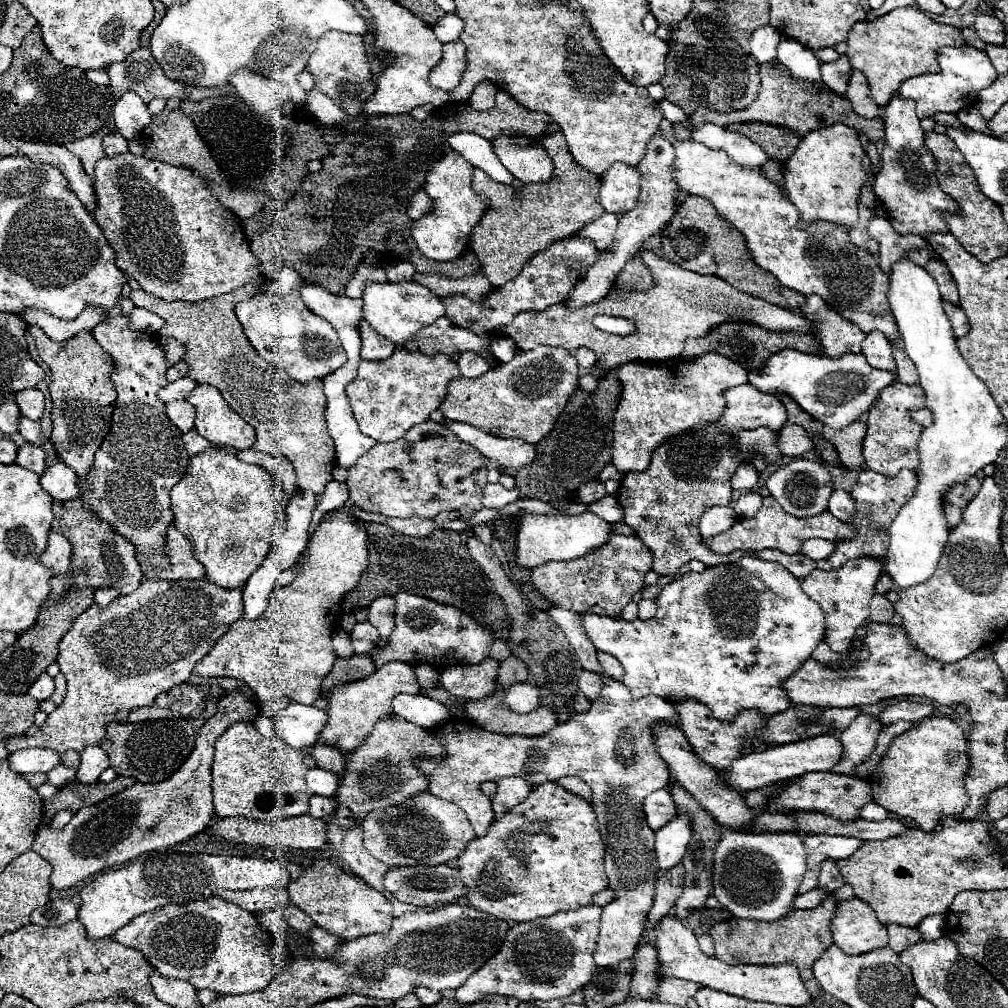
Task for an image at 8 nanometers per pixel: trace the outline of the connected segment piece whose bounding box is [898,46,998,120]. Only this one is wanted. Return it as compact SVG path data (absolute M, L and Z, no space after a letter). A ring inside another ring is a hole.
M962 46L962 48L942 48L938 52L940 62L940 74L938 76L914 76L900 84L898 94L902 98L910 98L916 102L918 118L932 118L938 112L958 112L960 108L972 106L976 102L976 96L980 90L990 86L998 74L990 62L990 58L976 50L974 46Z

